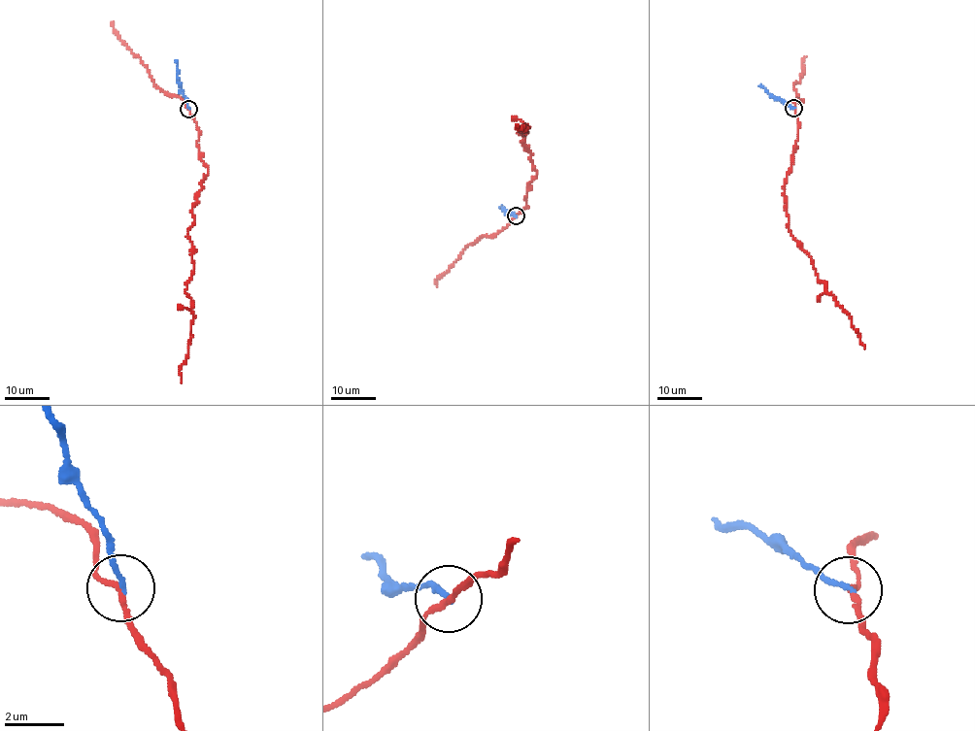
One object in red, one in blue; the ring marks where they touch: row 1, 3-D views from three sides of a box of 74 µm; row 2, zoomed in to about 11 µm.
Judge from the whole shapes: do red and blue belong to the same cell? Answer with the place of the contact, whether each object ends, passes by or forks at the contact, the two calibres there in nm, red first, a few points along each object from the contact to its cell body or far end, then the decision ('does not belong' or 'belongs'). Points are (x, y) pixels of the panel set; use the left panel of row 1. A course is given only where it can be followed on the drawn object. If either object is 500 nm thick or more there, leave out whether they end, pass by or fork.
place (188, 109); red passes by; blue ends; calibres 170 and 170 nm; course red (188, 109), (208, 175), (186, 234), (193, 270), (184, 292), (192, 314), (182, 382); course blue (189, 109), (179, 82), (177, 61); does not belong

